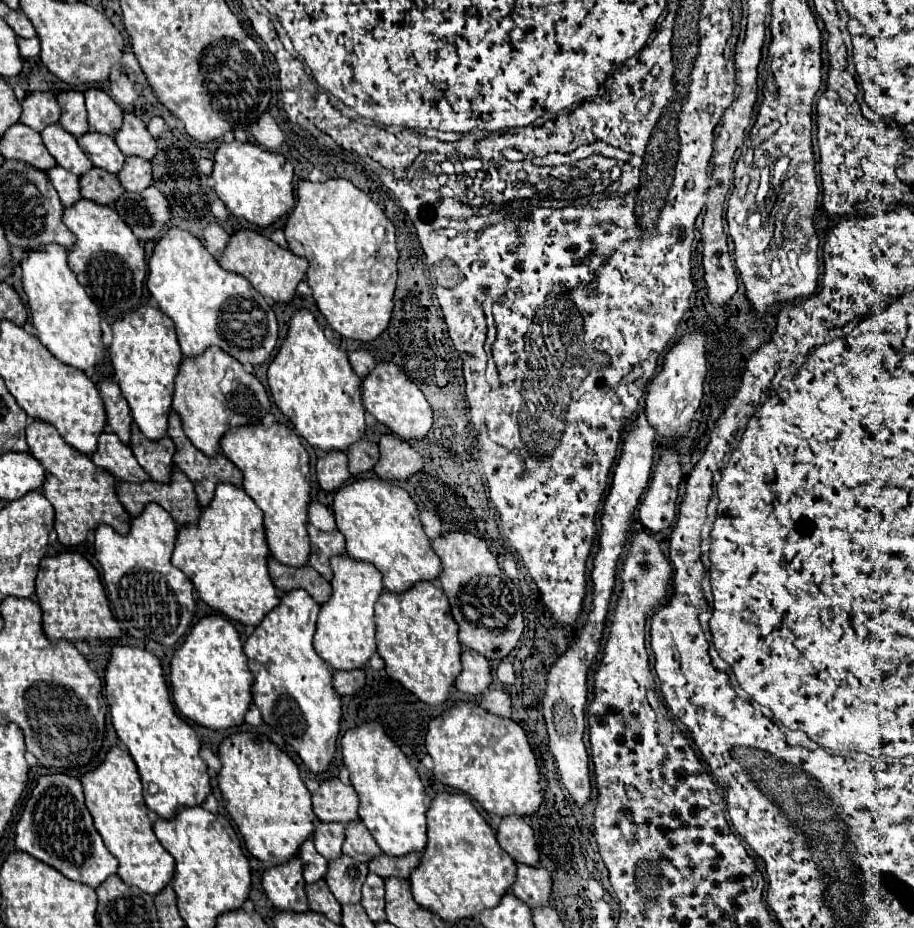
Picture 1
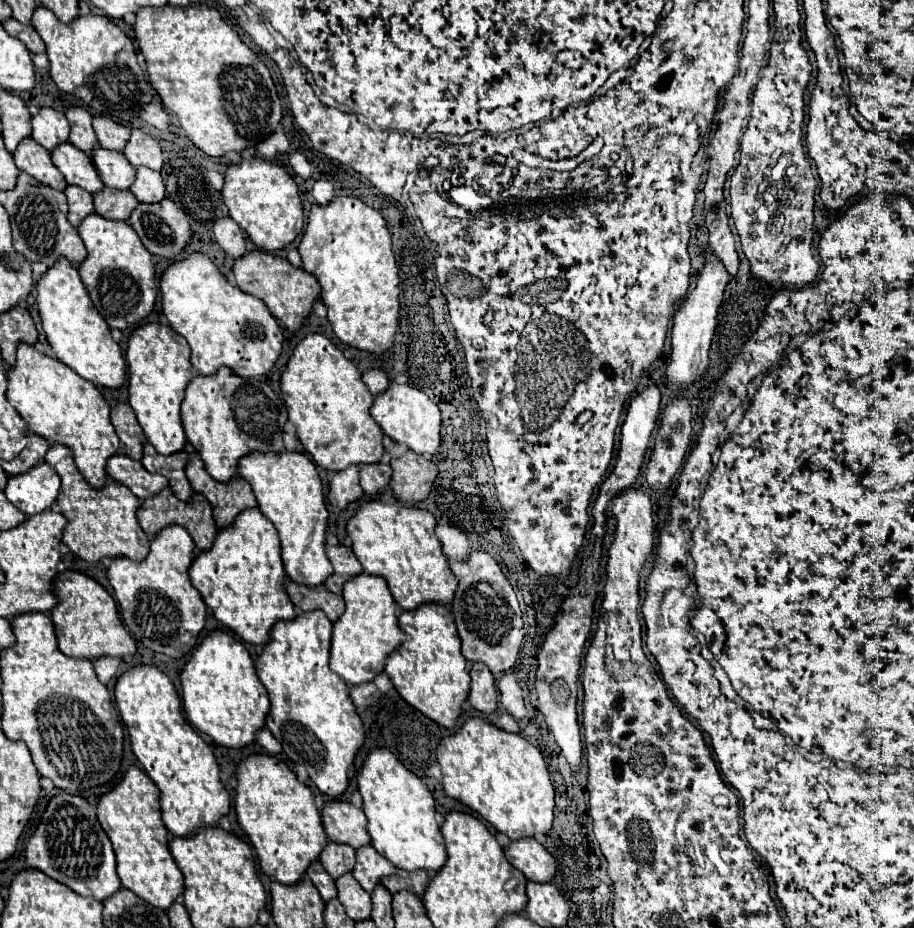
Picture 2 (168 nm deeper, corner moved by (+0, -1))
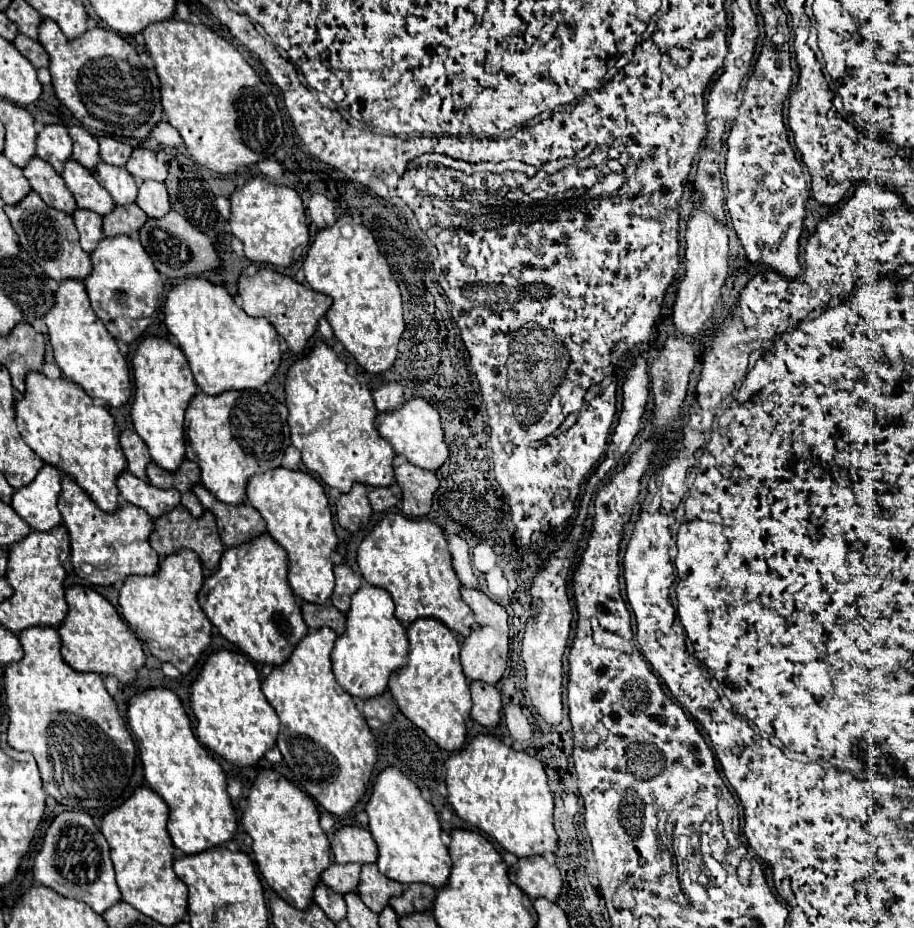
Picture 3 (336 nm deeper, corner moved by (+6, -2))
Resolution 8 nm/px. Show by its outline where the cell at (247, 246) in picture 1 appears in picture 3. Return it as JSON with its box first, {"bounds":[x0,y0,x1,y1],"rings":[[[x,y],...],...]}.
{"bounds":[238,269,332,353],"rings":[[[260,269],[254,275],[240,275],[238,279],[238,295],[242,299],[242,309],[248,315],[254,317],[264,317],[268,319],[278,335],[284,337],[286,345],[294,353],[302,353],[306,347],[306,341],[312,337],[316,331],[318,319],[326,313],[326,309],[332,305],[332,299],[324,293],[318,293],[314,289],[308,289],[306,285],[294,281],[288,275],[282,275],[274,269]]]}

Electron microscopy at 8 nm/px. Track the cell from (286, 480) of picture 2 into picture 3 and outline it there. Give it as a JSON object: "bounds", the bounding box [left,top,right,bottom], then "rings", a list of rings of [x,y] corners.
{"bounds":[246,467,336,603],"rings":[[[278,467],[278,469],[270,469],[270,473],[258,473],[254,477],[250,477],[248,487],[246,487],[246,497],[250,501],[252,507],[256,507],[262,515],[262,519],[266,521],[266,531],[270,533],[270,537],[274,537],[274,541],[278,545],[282,545],[288,553],[288,583],[292,587],[292,591],[310,603],[326,603],[332,595],[334,589],[334,573],[332,573],[332,551],[336,549],[336,533],[334,533],[334,525],[332,525],[332,511],[328,505],[328,499],[324,495],[324,487],[306,471],[292,471],[286,467]]]}

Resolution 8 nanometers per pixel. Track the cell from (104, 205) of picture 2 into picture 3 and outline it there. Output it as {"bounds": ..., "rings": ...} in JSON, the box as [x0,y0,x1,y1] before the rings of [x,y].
{"bounds":[102,203,148,237],"rings":[[[134,203],[114,205],[114,213],[108,213],[106,217],[102,217],[104,235],[106,237],[114,237],[114,235],[138,237],[138,229],[144,225],[146,217],[148,215]]]}

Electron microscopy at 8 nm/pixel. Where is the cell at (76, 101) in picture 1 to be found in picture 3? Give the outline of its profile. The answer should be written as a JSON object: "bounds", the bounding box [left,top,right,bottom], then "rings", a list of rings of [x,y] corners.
{"bounds":[68,125,100,169],"rings":[[[70,125],[68,133],[74,139],[72,159],[78,161],[80,165],[84,165],[86,169],[94,169],[96,163],[100,161],[96,137],[92,133],[88,133],[88,129],[84,129],[82,125]]]}

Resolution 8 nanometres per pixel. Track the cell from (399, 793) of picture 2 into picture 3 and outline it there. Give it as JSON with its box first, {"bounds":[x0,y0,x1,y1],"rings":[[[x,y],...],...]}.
{"bounds":[366,767,450,887],"rings":[[[386,767],[378,773],[370,799],[366,803],[368,827],[378,845],[378,869],[382,875],[410,885],[410,883],[428,883],[432,887],[442,887],[450,875],[450,855],[446,845],[440,839],[440,823],[438,815],[428,803],[420,789],[394,767]]]}

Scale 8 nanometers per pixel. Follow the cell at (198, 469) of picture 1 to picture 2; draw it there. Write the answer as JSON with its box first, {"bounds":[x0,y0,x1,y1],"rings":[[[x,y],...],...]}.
{"bounds":[186,444,258,528],"rings":[[[186,444],[186,452],[190,454],[186,476],[188,476],[194,492],[204,494],[210,500],[218,528],[230,526],[240,512],[258,506],[248,482],[244,482],[238,476],[228,484],[220,484],[220,482],[212,480],[212,476],[206,474],[200,456],[196,454],[196,450],[190,444]]]}

